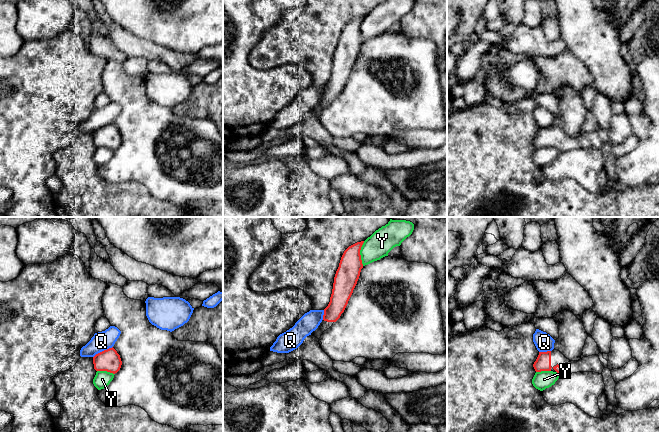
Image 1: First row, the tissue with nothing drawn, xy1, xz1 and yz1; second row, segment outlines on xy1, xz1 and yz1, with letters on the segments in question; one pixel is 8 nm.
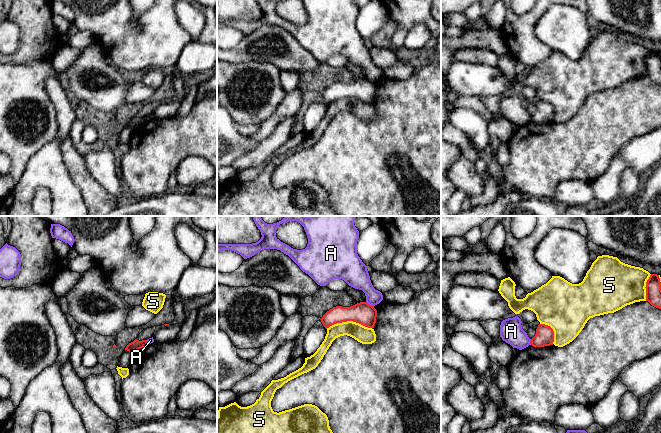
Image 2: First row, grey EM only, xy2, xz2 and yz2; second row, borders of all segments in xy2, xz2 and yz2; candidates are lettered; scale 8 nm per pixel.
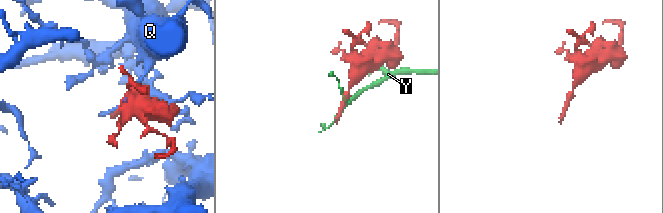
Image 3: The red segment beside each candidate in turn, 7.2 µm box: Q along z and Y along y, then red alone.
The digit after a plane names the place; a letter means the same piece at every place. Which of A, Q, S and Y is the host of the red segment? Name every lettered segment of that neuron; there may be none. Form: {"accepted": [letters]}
{"accepted": []}

